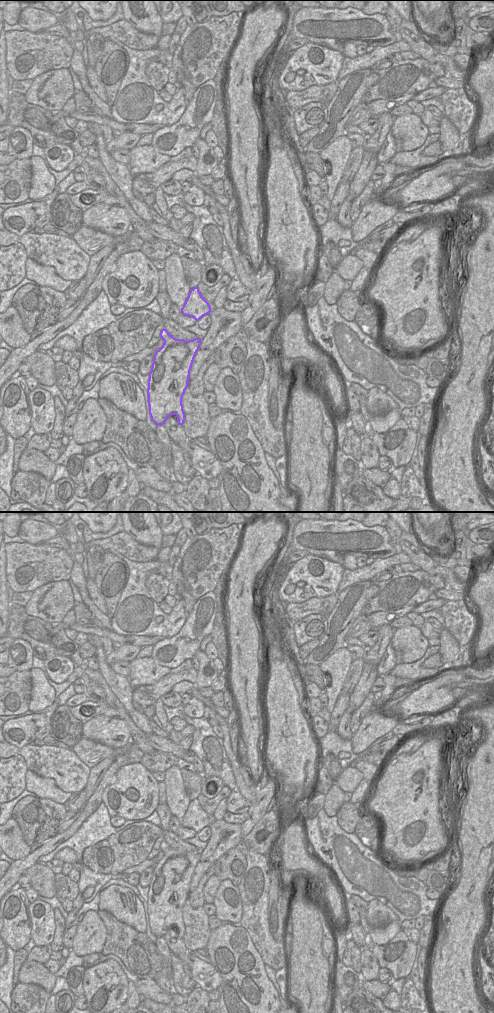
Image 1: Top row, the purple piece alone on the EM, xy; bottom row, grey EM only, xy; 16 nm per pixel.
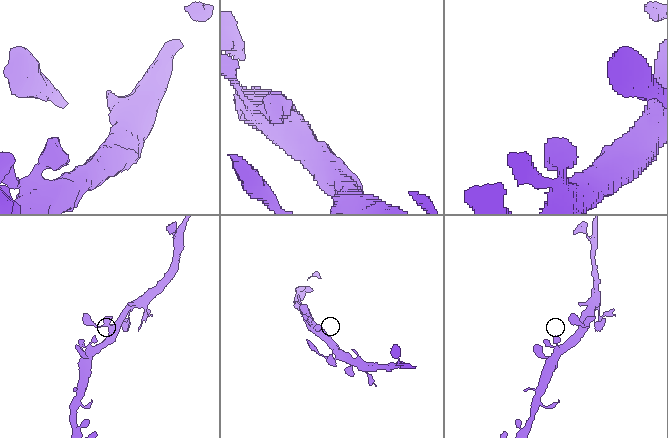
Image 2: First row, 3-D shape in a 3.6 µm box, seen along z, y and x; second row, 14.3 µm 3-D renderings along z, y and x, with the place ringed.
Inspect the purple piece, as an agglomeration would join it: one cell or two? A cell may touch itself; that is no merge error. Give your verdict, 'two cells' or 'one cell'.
one cell

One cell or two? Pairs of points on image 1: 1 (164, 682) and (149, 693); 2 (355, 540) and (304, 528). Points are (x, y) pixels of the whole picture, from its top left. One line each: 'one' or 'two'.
1: one
2: one

